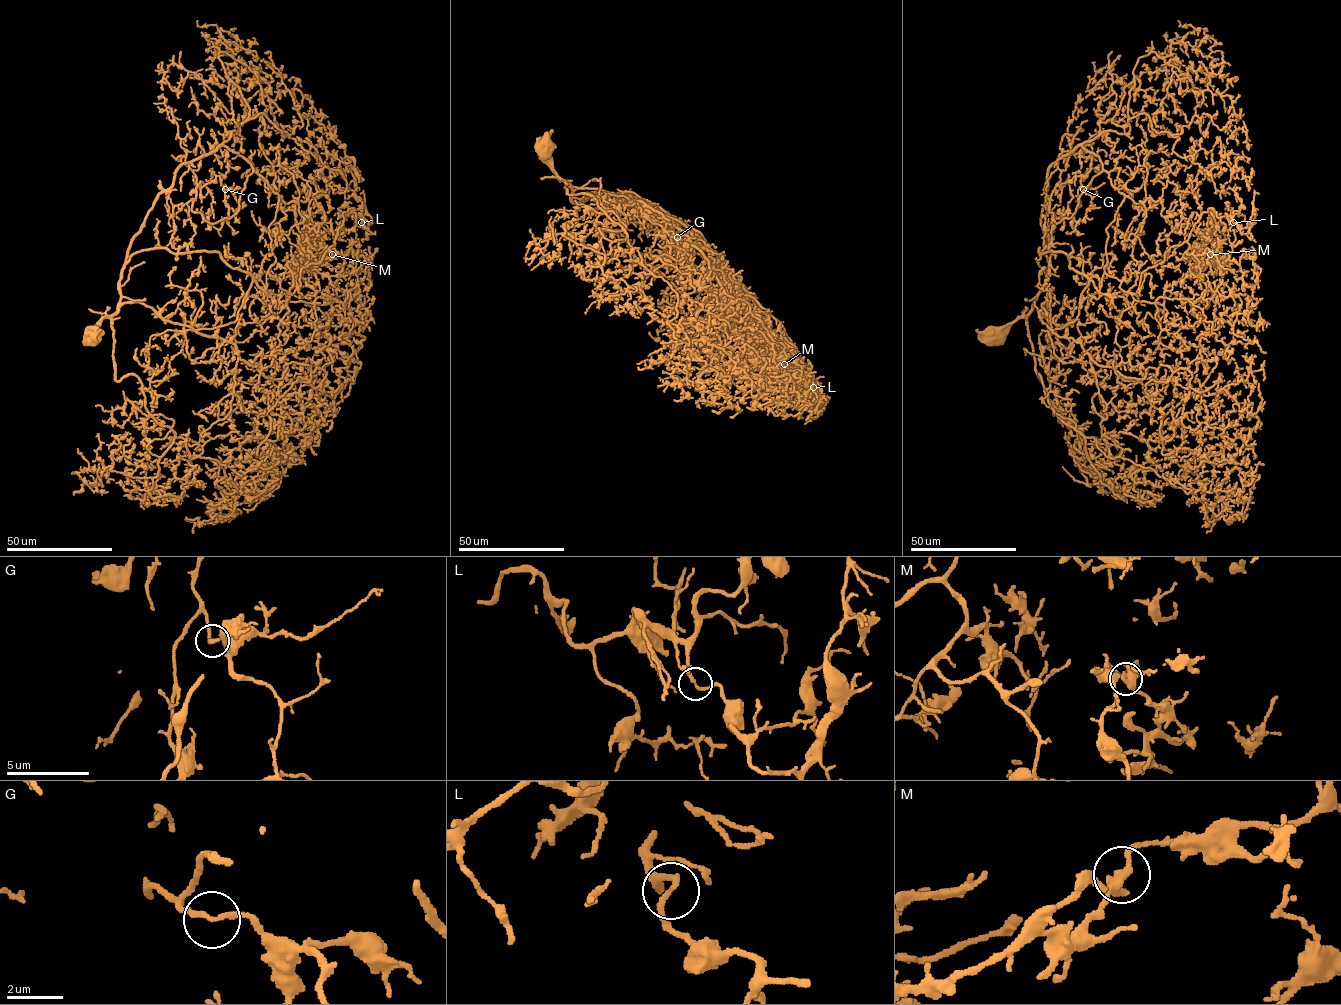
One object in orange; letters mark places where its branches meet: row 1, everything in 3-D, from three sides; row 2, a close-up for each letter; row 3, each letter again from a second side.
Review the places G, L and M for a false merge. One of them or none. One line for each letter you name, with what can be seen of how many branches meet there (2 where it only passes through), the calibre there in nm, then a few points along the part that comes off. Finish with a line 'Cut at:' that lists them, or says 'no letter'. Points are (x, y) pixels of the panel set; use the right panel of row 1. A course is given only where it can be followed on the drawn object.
M: branches 2; calibre 400 nm; course (1210, 254), (1218, 261), (1213, 259), (1219, 245), (1207, 235), (1213, 225), (1221, 222), (1218, 215)
Cut at: M

